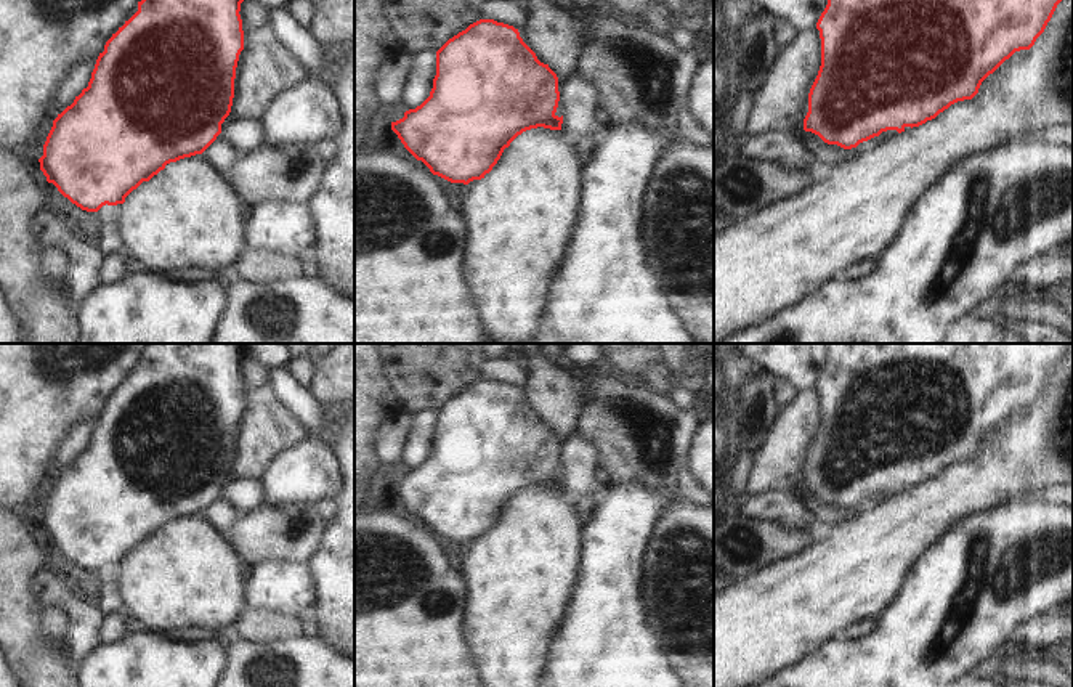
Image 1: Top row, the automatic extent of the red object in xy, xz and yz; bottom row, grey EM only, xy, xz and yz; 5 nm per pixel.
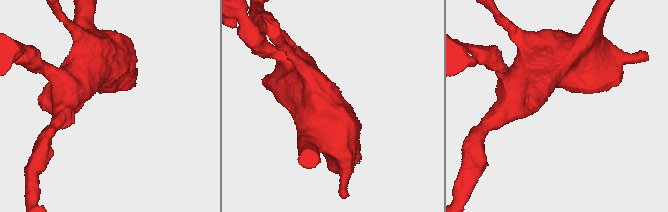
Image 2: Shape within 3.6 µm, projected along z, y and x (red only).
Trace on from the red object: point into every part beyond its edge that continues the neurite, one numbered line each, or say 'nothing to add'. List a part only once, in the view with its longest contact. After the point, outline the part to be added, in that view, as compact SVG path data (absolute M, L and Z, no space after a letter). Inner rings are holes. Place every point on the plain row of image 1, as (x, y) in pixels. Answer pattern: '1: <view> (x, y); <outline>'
nothing to add

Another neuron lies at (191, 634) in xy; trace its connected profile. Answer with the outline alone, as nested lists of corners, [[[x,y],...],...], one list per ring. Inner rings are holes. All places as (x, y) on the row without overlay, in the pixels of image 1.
[[[191,628],[191,629],[178,629],[178,631],[167,631],[159,634],[165,639],[176,640],[176,642],[194,642],[194,640],[228,640],[231,634],[226,632],[217,632],[213,629],[200,629],[200,628]]]

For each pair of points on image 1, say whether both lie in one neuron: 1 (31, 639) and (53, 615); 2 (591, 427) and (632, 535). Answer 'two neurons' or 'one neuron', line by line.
1: two neurons
2: two neurons

